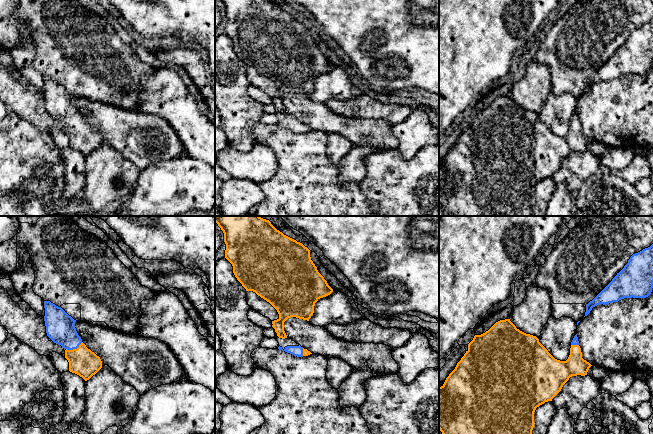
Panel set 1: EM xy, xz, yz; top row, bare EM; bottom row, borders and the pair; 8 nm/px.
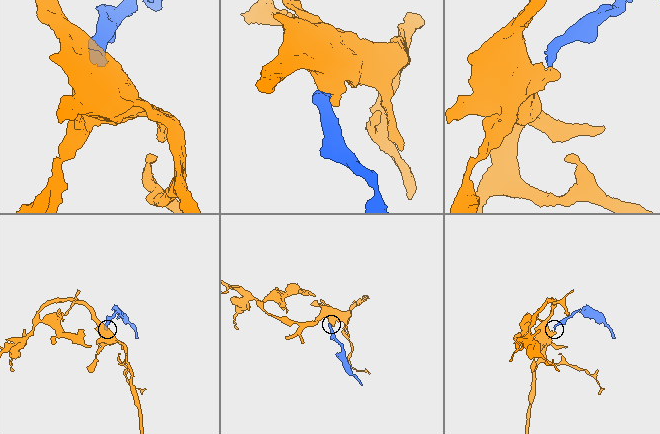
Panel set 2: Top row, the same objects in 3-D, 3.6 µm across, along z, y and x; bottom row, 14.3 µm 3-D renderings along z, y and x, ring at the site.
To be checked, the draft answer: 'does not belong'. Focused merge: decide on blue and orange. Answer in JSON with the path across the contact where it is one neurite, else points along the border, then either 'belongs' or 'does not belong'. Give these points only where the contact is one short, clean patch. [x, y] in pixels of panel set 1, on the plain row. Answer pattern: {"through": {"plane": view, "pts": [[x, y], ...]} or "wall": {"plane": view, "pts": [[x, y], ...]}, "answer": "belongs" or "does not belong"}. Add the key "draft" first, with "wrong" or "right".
{"draft": "wrong", "through": {"plane": "xy", "pts": [[60, 103], [72, 118], [74, 124], [82, 137]]}, "answer": "belongs"}

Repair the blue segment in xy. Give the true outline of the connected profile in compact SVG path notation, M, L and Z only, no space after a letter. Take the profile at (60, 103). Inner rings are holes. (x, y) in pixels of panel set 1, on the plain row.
M44 77L44 84L47 112L65 125L69 147L89 156L102 144L100 133L82 118L75 104L76 96L50 77Z

